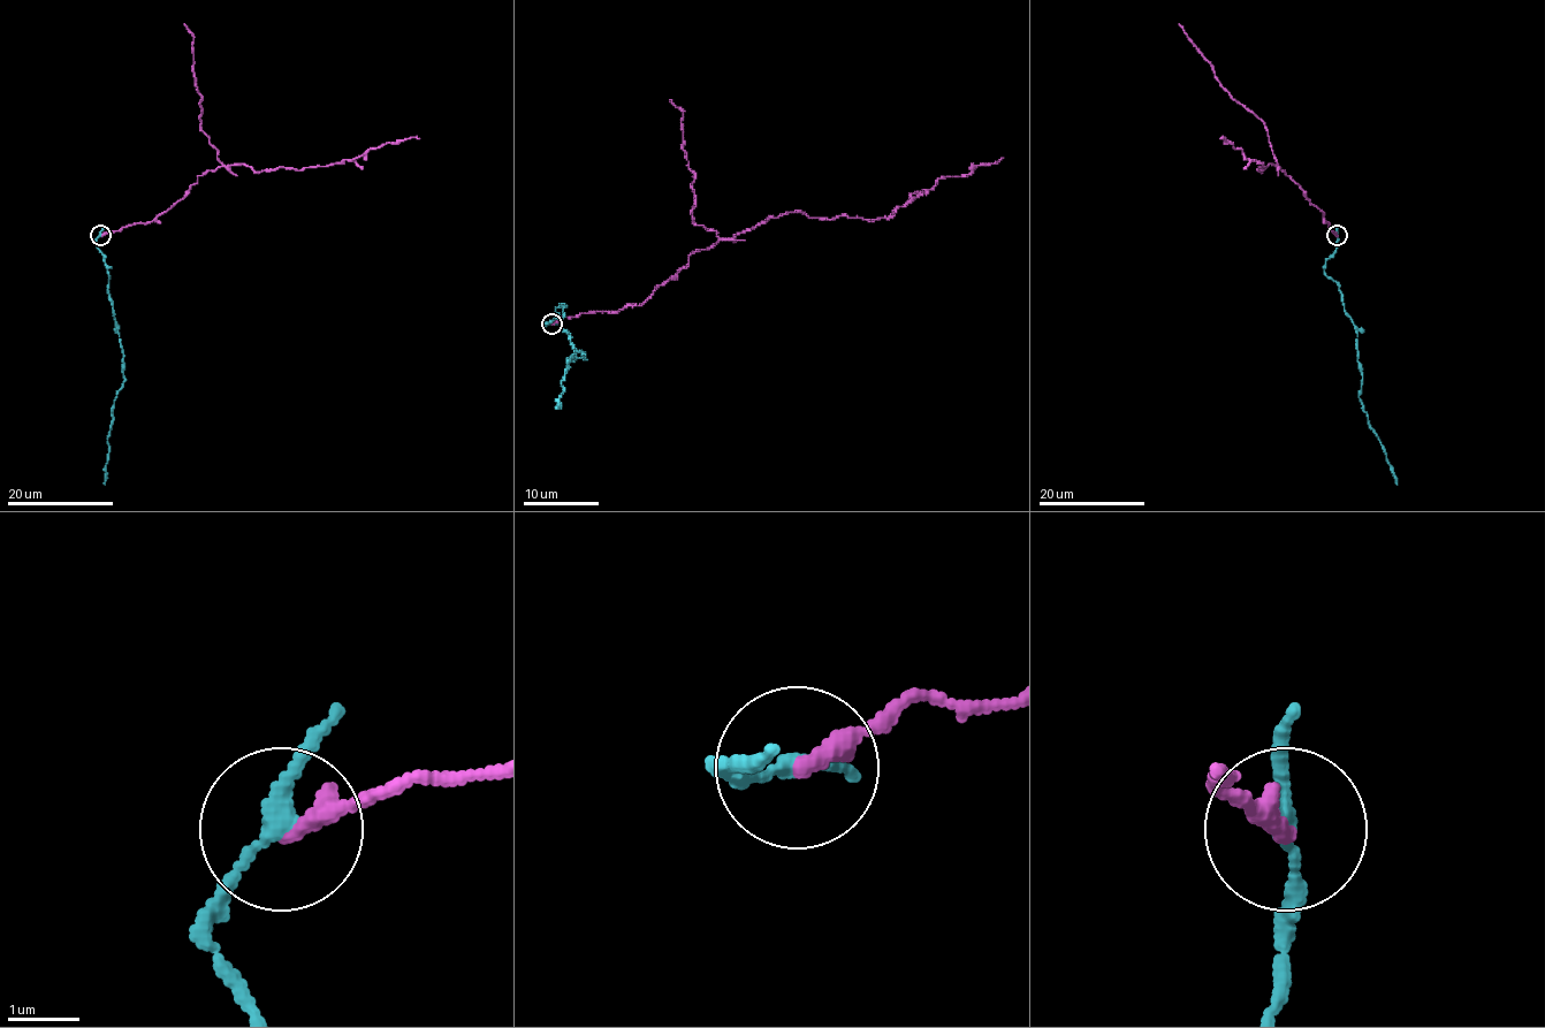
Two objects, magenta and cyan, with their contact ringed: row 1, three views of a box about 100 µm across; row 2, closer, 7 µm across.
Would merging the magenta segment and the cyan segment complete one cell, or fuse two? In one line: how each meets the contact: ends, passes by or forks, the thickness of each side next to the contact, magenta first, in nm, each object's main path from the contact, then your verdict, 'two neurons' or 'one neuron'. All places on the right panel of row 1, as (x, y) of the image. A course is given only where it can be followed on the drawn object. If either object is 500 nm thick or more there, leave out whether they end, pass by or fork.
magenta ends | cyan passes by | 280/220 nm | magenta via (1338, 235), (1283, 170), (1270, 164), (1258, 170), (1263, 170), (1262, 164), (1247, 159), (1233, 143), (1219, 138) | cyan via (1338, 235), (1324, 273), (1339, 287), (1344, 310), (1354, 326), (1362, 381), (1359, 395), (1397, 485) | two neurons

